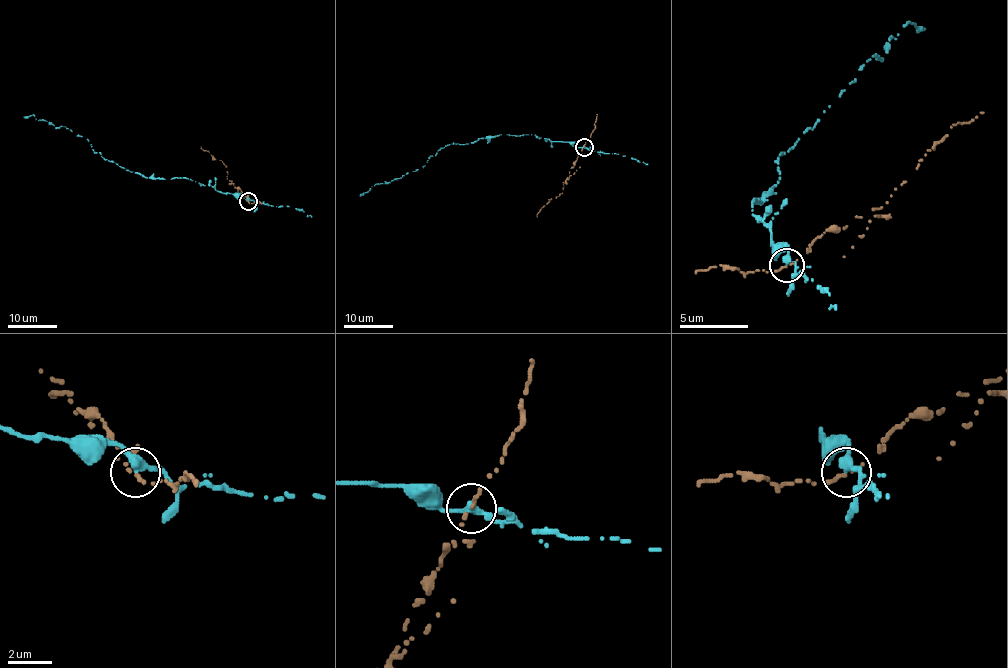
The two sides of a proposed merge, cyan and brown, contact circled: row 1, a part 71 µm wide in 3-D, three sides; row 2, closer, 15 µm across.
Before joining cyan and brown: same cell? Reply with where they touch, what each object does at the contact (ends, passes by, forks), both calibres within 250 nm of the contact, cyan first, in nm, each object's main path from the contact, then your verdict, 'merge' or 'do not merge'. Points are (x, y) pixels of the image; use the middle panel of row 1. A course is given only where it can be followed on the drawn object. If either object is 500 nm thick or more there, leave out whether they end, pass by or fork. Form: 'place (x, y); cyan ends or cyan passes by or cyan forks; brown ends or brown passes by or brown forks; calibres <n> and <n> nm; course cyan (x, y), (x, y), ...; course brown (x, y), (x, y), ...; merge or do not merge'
place (584, 147); cyan passes by; brown ends; calibres 320 and 200 nm; course cyan (583, 146), (535, 134), (479, 138), (441, 148), (423, 167), (359, 195); course brown (583, 146), (569, 178), (563, 182), (563, 193), (542, 207), (537, 217); do not merge

